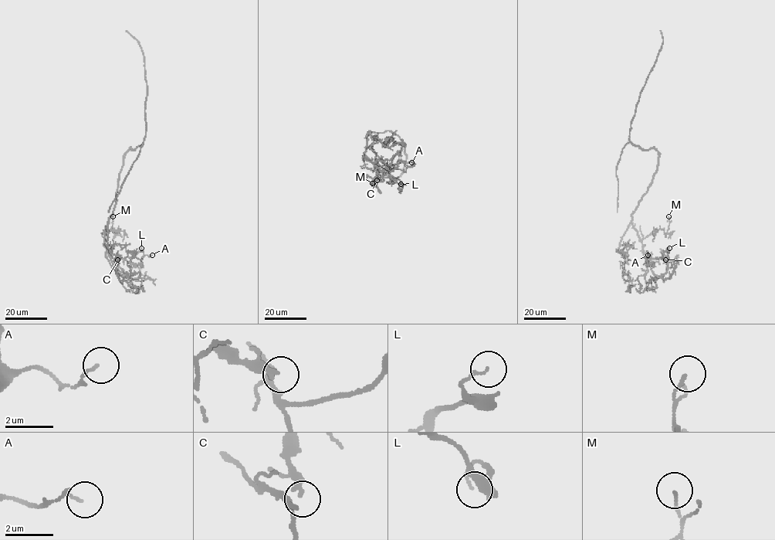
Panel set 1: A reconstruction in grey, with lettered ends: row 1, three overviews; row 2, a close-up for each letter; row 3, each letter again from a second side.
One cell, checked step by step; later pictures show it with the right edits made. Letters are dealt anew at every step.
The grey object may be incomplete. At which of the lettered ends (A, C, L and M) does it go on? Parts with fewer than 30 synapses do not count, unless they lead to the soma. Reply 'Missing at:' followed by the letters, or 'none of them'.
Missing at: none of them

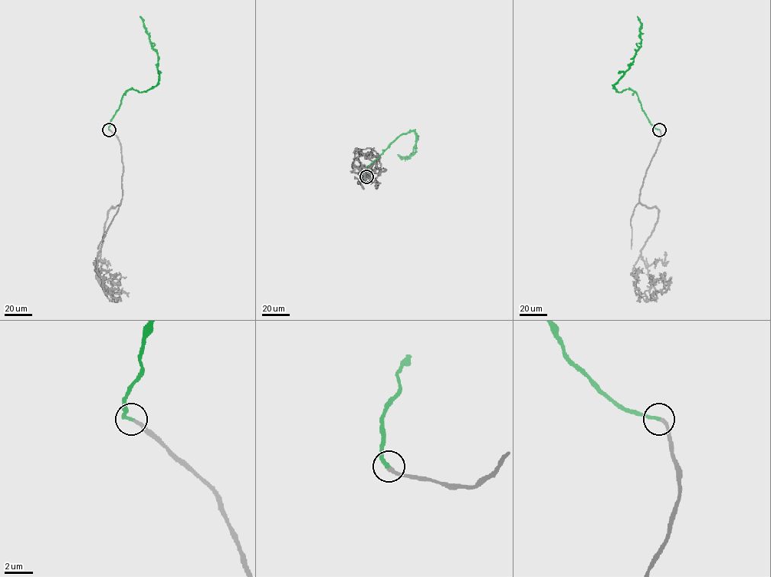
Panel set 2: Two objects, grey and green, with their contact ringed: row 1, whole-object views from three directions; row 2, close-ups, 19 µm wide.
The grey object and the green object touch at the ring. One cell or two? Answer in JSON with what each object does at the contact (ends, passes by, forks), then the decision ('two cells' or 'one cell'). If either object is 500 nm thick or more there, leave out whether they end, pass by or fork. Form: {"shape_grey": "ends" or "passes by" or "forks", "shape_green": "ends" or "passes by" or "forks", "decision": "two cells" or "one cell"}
{"shape_grey": "ends", "shape_green": "ends", "decision": "one cell"}

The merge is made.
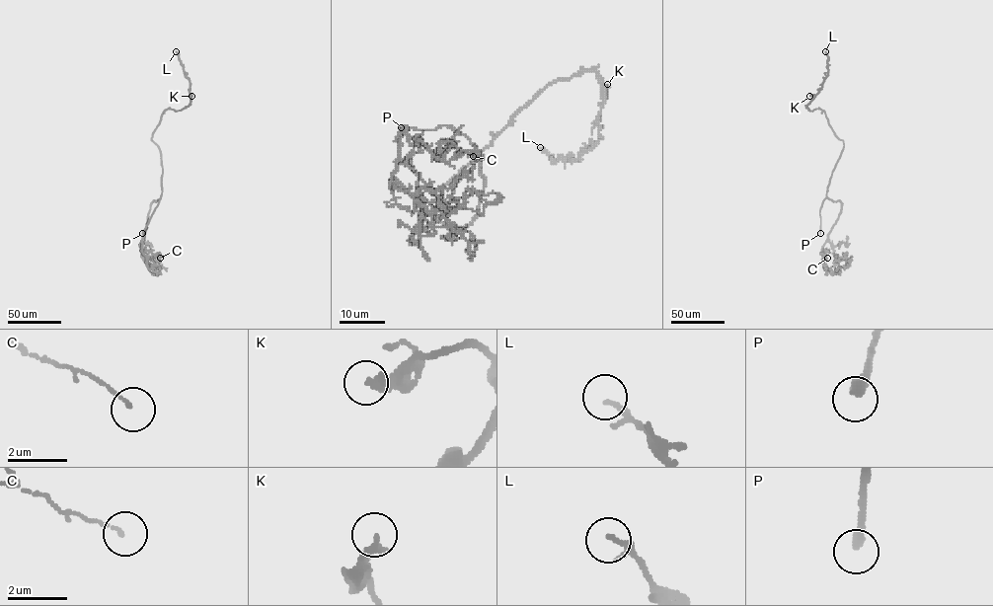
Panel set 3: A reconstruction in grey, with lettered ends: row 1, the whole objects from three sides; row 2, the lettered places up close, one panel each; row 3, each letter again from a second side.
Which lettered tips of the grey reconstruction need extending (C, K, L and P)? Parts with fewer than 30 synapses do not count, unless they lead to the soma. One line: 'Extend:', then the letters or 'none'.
Extend: P

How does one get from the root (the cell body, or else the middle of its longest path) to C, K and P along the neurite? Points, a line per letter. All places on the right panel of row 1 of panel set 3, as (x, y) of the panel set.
C: (839, 159), (826, 196), (839, 200), (841, 207), (821, 250), (827, 258)
K: (839, 159), (843, 141), (835, 135), (823, 111), (810, 111), (807, 108), (814, 97), (809, 96)
P: (839, 159), (820, 210), (820, 233)

